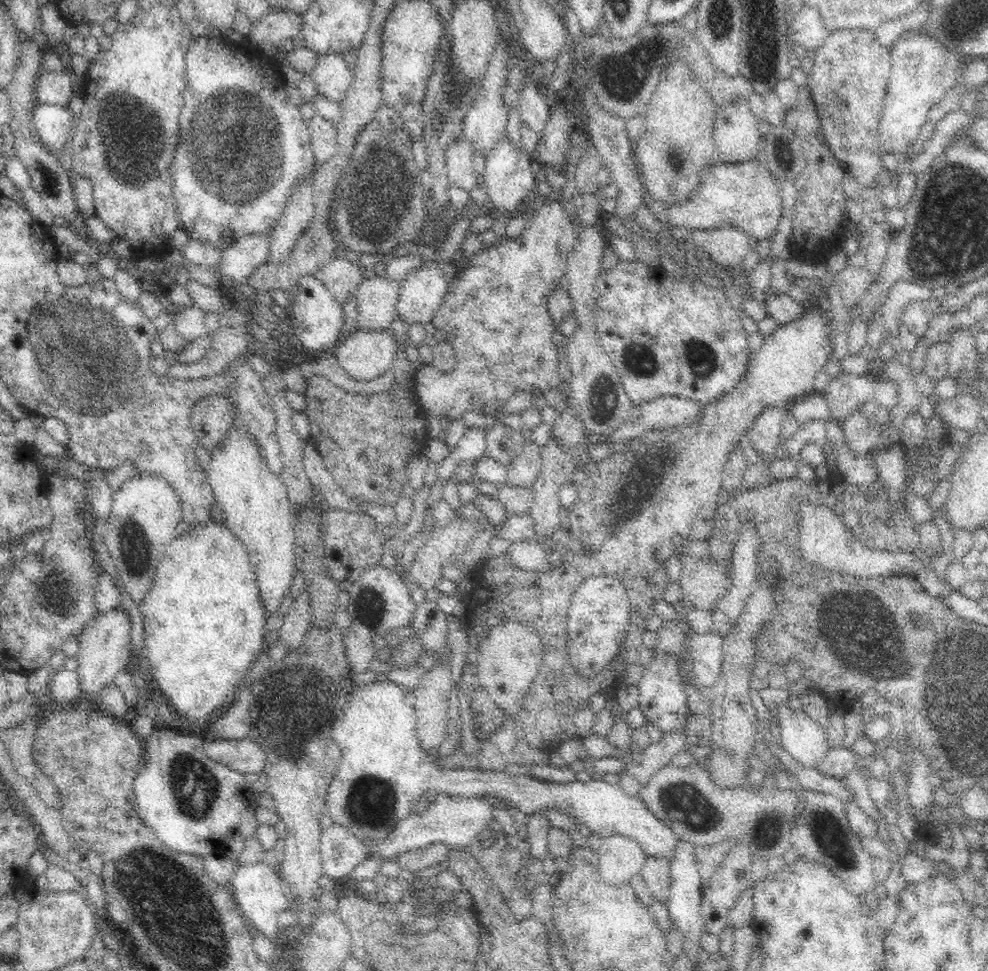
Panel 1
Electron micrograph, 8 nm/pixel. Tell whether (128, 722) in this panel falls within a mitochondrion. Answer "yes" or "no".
no

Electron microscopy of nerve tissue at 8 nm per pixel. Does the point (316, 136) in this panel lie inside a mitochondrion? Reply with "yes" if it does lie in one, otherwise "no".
no

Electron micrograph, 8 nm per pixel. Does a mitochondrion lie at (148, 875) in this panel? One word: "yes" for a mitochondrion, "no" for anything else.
yes

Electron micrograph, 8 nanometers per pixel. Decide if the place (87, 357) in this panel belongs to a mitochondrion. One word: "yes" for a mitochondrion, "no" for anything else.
yes

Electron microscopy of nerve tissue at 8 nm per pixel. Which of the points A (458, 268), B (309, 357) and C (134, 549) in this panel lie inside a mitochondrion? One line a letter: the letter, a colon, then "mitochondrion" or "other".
A: other
B: other
C: mitochondrion

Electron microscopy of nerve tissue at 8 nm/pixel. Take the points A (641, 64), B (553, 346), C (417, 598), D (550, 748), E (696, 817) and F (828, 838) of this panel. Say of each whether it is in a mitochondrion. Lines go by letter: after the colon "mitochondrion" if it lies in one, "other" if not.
A: mitochondrion
B: other
C: other
D: other
E: mitochondrion
F: mitochondrion

